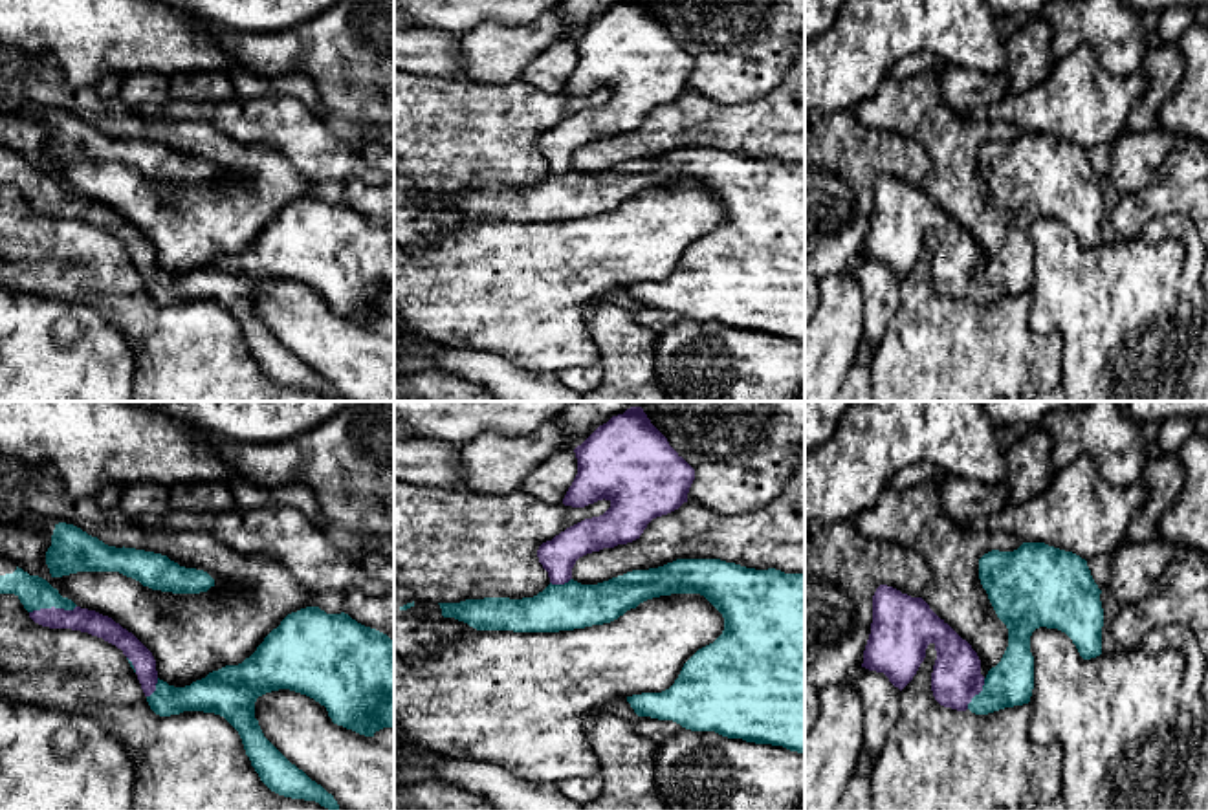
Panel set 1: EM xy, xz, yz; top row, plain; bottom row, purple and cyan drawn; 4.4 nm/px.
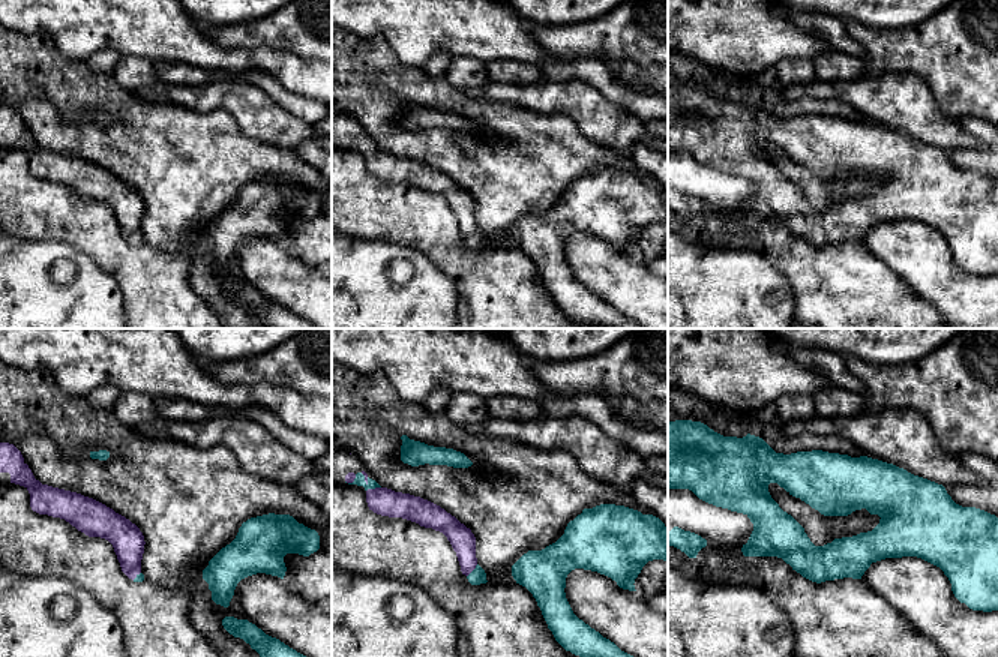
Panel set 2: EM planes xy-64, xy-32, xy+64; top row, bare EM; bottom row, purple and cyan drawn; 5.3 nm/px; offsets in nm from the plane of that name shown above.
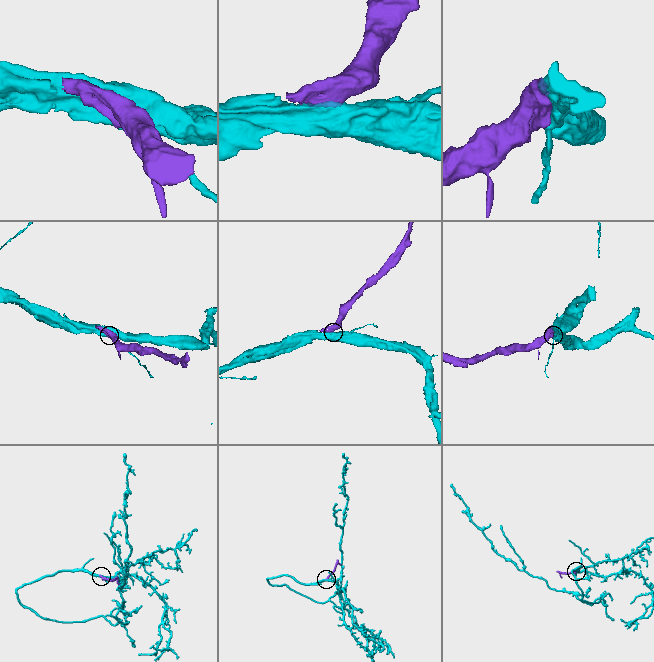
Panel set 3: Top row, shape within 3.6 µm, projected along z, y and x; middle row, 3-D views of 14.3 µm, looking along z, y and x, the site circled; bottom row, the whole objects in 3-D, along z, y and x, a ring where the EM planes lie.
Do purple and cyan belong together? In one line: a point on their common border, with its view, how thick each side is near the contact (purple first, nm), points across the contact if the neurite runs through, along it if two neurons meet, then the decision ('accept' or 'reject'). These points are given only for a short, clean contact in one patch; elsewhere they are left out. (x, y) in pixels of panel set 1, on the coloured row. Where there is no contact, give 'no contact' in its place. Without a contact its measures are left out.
xy (52, 607) | 100/140 nm | accept

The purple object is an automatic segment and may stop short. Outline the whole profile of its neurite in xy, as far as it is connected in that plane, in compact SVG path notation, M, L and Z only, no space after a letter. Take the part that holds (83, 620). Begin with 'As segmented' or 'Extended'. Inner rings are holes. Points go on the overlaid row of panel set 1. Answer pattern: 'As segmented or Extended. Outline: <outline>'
Extended. Outline: M16 566L13 574L0 575L0 594L15 594L29 618L42 627L88 632L121 649L156 715L170 717L183 711L203 711L224 717L238 731L246 755L260 781L279 795L315 801L328 810L339 810L332 794L291 764L264 737L255 718L258 696L279 689L306 695L326 707L334 724L365 737L374 737L383 728L394 728L394 641L387 634L357 623L345 612L326 614L319 607L291 612L242 663L225 665L191 685L174 687L158 678L152 652L132 632L108 616L77 607L46 579L29 575Z

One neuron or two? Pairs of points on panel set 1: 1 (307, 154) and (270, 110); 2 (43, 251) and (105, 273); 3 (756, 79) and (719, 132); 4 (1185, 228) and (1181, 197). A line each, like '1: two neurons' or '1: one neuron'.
1: one neuron
2: one neuron
3: two neurons
4: two neurons

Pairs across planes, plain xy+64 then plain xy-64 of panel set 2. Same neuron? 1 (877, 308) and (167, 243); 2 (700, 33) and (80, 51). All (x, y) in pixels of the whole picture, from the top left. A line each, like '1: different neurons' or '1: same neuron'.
1: different neurons
2: same neuron

